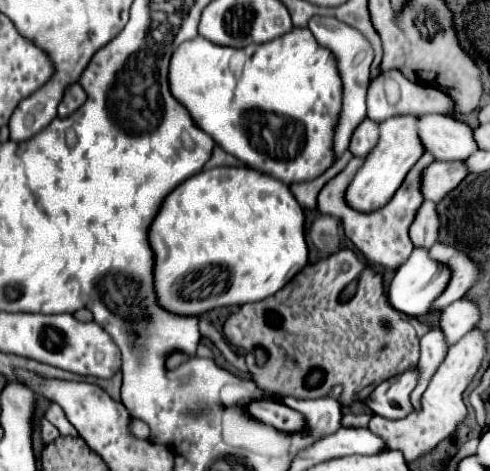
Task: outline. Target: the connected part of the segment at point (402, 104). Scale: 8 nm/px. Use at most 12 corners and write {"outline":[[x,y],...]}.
{"outline":[[381,73],[367,93],[367,117],[453,115],[453,101],[433,87]]}

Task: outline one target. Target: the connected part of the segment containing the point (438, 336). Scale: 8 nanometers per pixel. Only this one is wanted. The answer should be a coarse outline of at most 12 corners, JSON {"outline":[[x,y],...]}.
{"outline":[[427,331],[421,337],[421,381],[411,393],[419,409],[421,393],[437,363],[447,355],[443,333]]}

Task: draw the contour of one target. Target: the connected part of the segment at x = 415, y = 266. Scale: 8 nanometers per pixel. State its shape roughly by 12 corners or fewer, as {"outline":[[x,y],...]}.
{"outline":[[414,248],[389,285],[389,303],[425,315],[449,269]]}

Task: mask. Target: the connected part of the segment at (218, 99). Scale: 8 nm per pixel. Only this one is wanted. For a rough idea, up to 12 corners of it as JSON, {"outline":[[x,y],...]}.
{"outline":[[309,29],[195,37],[169,91],[287,185],[333,163],[335,57]]}

